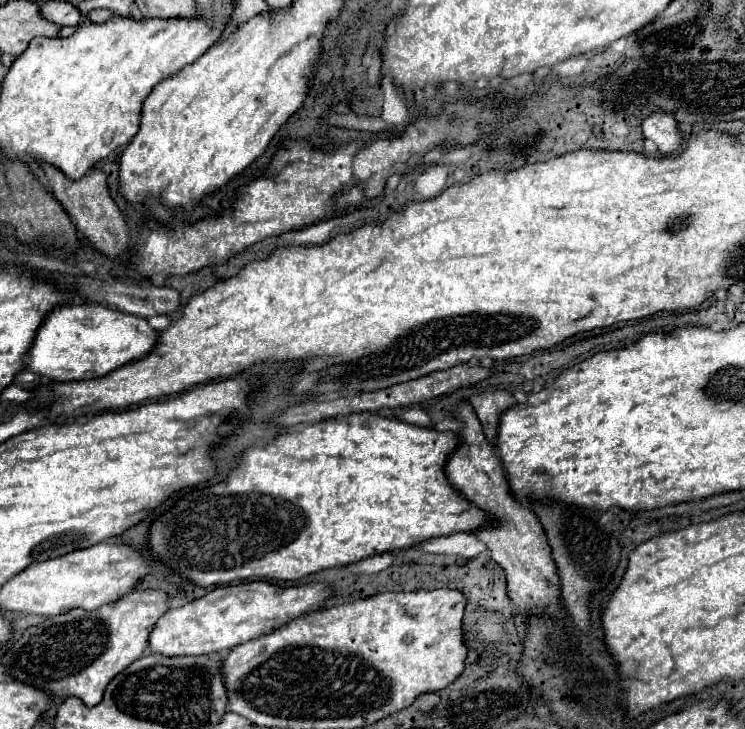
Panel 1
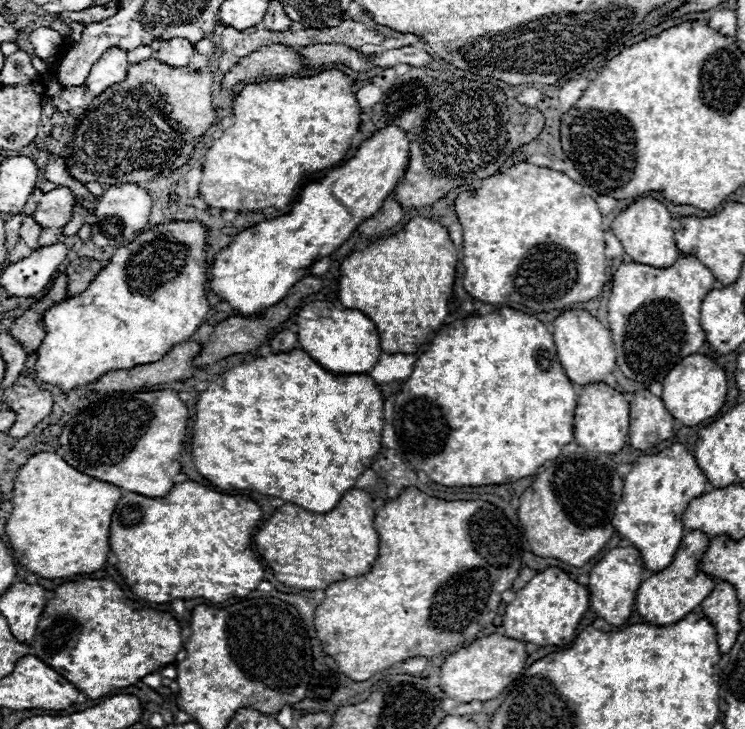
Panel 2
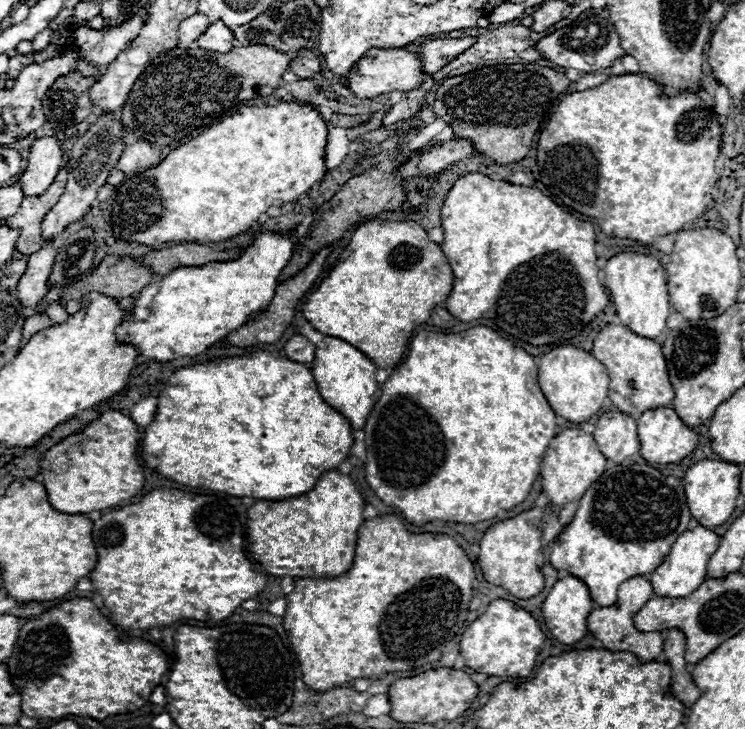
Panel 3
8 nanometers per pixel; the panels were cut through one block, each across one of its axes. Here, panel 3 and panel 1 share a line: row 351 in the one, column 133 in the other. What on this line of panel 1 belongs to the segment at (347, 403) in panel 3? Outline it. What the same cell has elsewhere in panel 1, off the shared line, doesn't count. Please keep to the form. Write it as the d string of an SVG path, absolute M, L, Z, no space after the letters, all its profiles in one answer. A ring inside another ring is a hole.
M92 302L62 304L52 308L38 326L36 338L24 356L24 368L56 382L100 378L148 354L156 340L158 332L152 330L144 318Z

